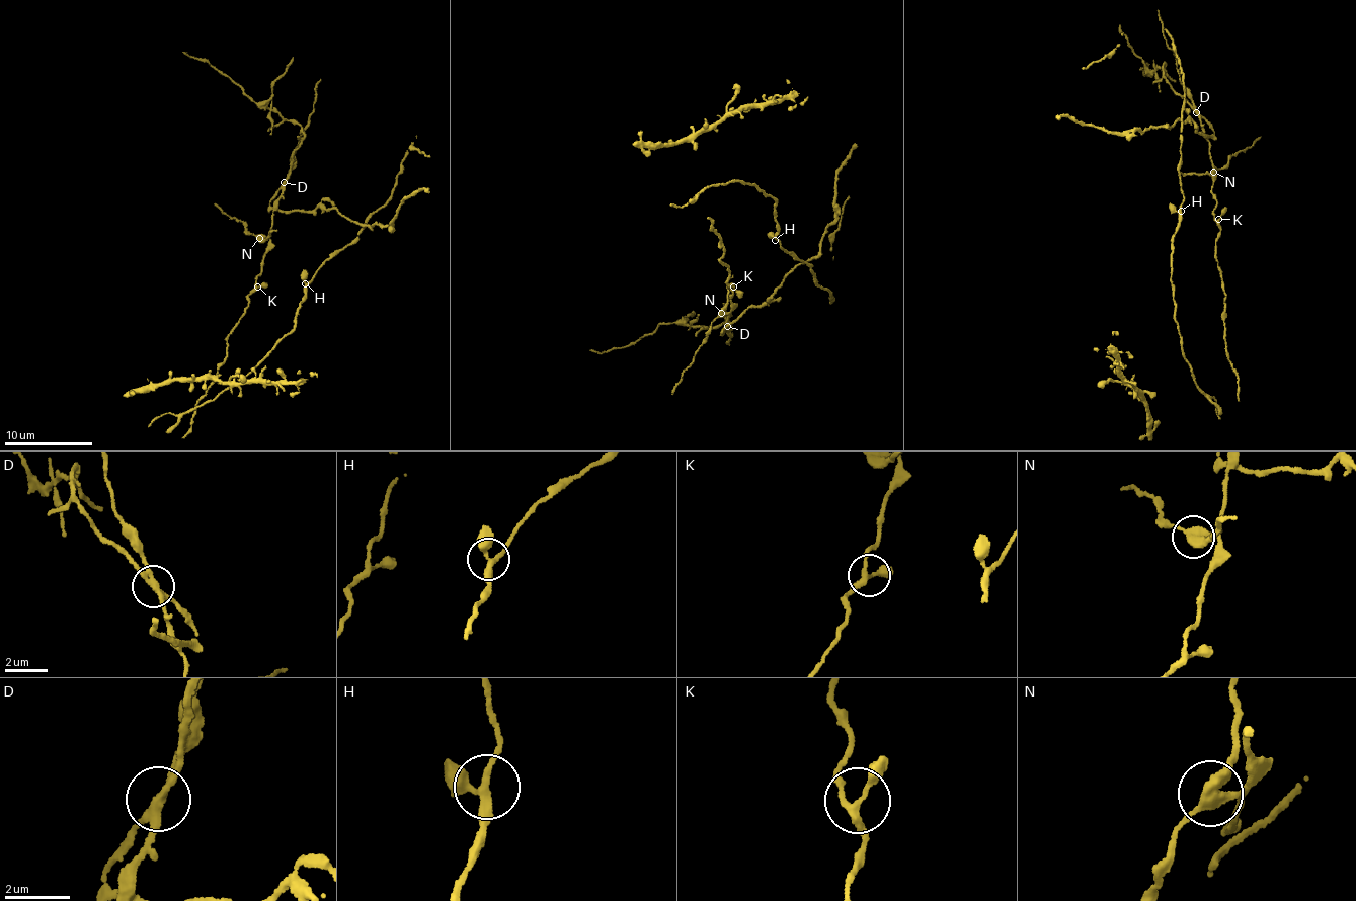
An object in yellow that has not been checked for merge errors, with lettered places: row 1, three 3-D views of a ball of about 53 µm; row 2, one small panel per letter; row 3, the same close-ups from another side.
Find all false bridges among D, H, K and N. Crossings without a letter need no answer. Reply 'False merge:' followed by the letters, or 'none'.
False merge: D, N

